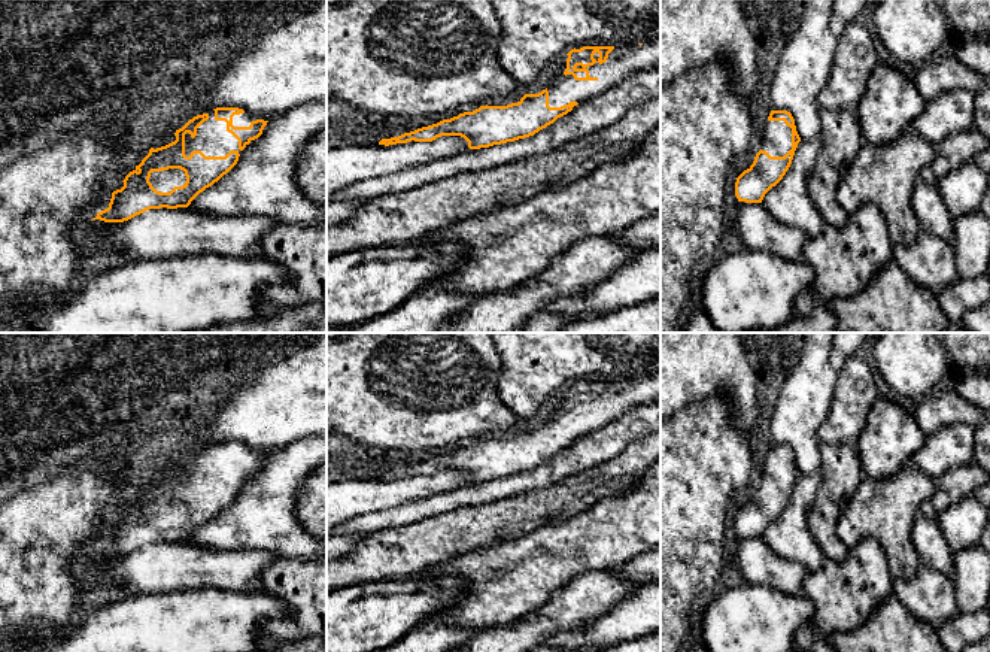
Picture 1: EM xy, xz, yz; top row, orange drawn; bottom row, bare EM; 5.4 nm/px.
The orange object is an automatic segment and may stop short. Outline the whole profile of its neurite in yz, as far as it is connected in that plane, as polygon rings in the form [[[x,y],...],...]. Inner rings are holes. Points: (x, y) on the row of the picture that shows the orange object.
[[[771,110],[763,130],[760,151],[753,164],[735,182],[738,201],[762,203],[789,170],[801,137],[787,110]]]

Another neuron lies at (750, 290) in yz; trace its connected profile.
[[[741,249],[707,270],[701,309],[723,333],[768,333],[796,315],[795,300],[808,289],[814,273],[805,261],[790,261],[769,252]]]

